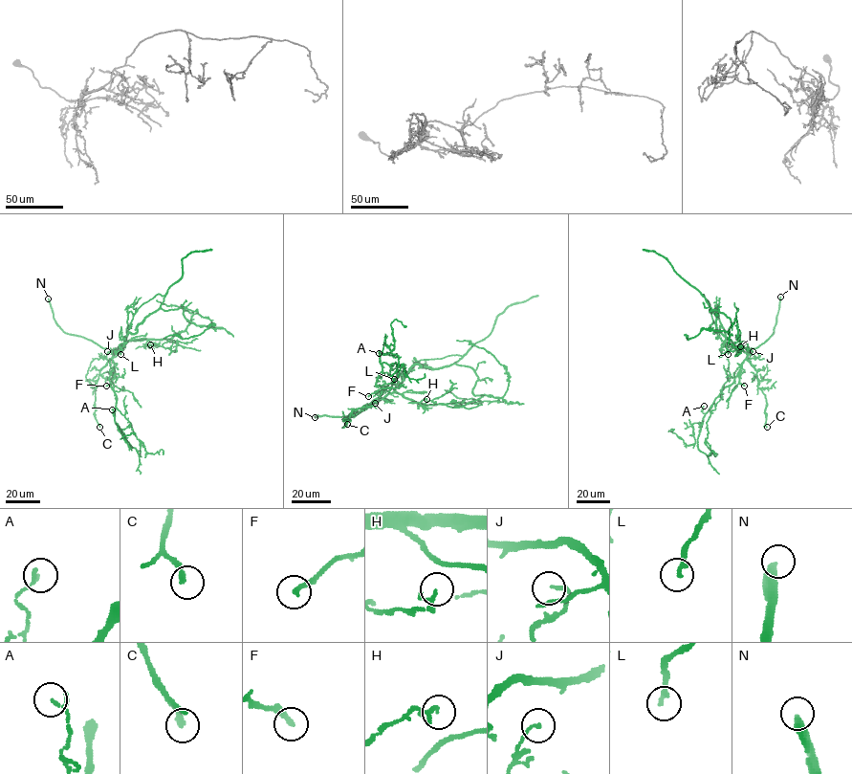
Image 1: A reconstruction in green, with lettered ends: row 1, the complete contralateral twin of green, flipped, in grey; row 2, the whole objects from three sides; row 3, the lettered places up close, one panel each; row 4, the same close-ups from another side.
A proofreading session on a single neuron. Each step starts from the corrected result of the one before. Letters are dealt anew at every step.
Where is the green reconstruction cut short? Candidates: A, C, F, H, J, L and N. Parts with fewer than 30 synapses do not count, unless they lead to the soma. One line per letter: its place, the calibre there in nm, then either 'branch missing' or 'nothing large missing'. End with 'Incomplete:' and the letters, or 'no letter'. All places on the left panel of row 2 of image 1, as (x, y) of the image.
A: place (112, 409); calibre 90 nm; nothing large missing
C: place (99, 427); calibre 200 nm; nothing large missing
F: place (106, 386); calibre 220 nm; nothing large missing
H: place (150, 344); calibre 100 nm; nothing large missing
J: place (107, 351); calibre 130 nm; nothing large missing
L: place (120, 354); calibre 220 nm; branch missing
N: place (48, 298); calibre 360 nm; branch missing
Incomplete: L, N

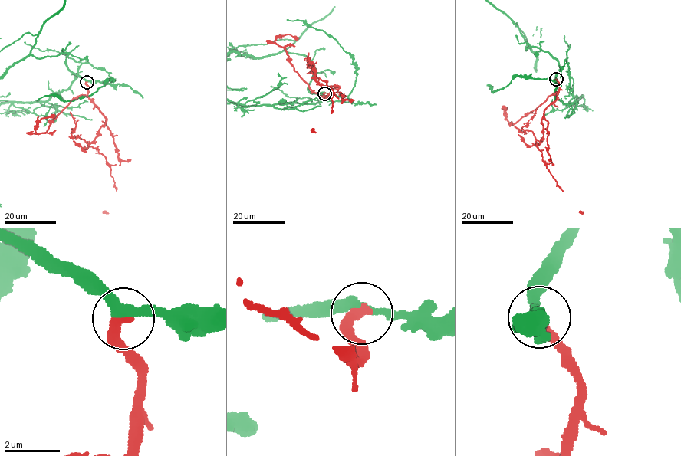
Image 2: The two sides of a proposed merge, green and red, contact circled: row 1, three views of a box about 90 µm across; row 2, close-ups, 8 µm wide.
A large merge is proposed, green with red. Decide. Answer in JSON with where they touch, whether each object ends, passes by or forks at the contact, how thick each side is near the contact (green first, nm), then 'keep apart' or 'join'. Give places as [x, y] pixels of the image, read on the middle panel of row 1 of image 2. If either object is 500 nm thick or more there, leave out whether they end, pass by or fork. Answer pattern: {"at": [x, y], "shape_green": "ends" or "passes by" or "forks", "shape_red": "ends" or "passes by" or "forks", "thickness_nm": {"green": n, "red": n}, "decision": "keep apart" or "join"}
{"at": [324, 93], "shape_green": "passes by", "shape_red": "ends", "thickness_nm": {"green": 320, "red": 380}, "decision": "join"}

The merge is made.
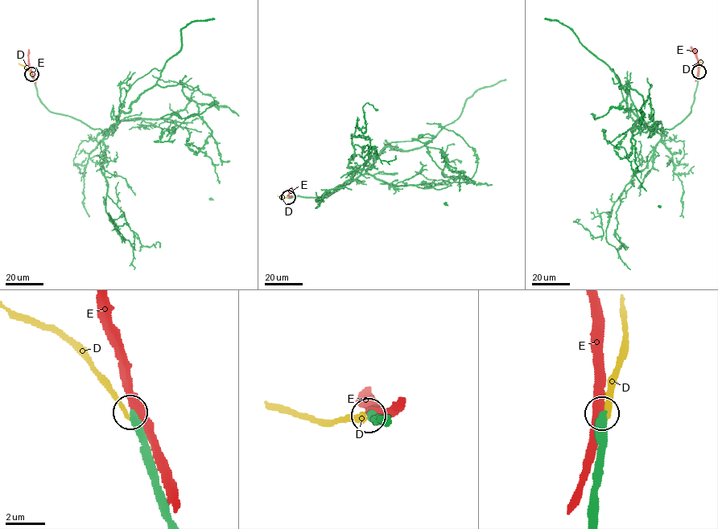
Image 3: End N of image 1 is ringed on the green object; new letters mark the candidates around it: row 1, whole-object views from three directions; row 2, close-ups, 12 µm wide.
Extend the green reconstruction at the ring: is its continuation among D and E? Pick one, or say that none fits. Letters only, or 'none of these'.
none of these

